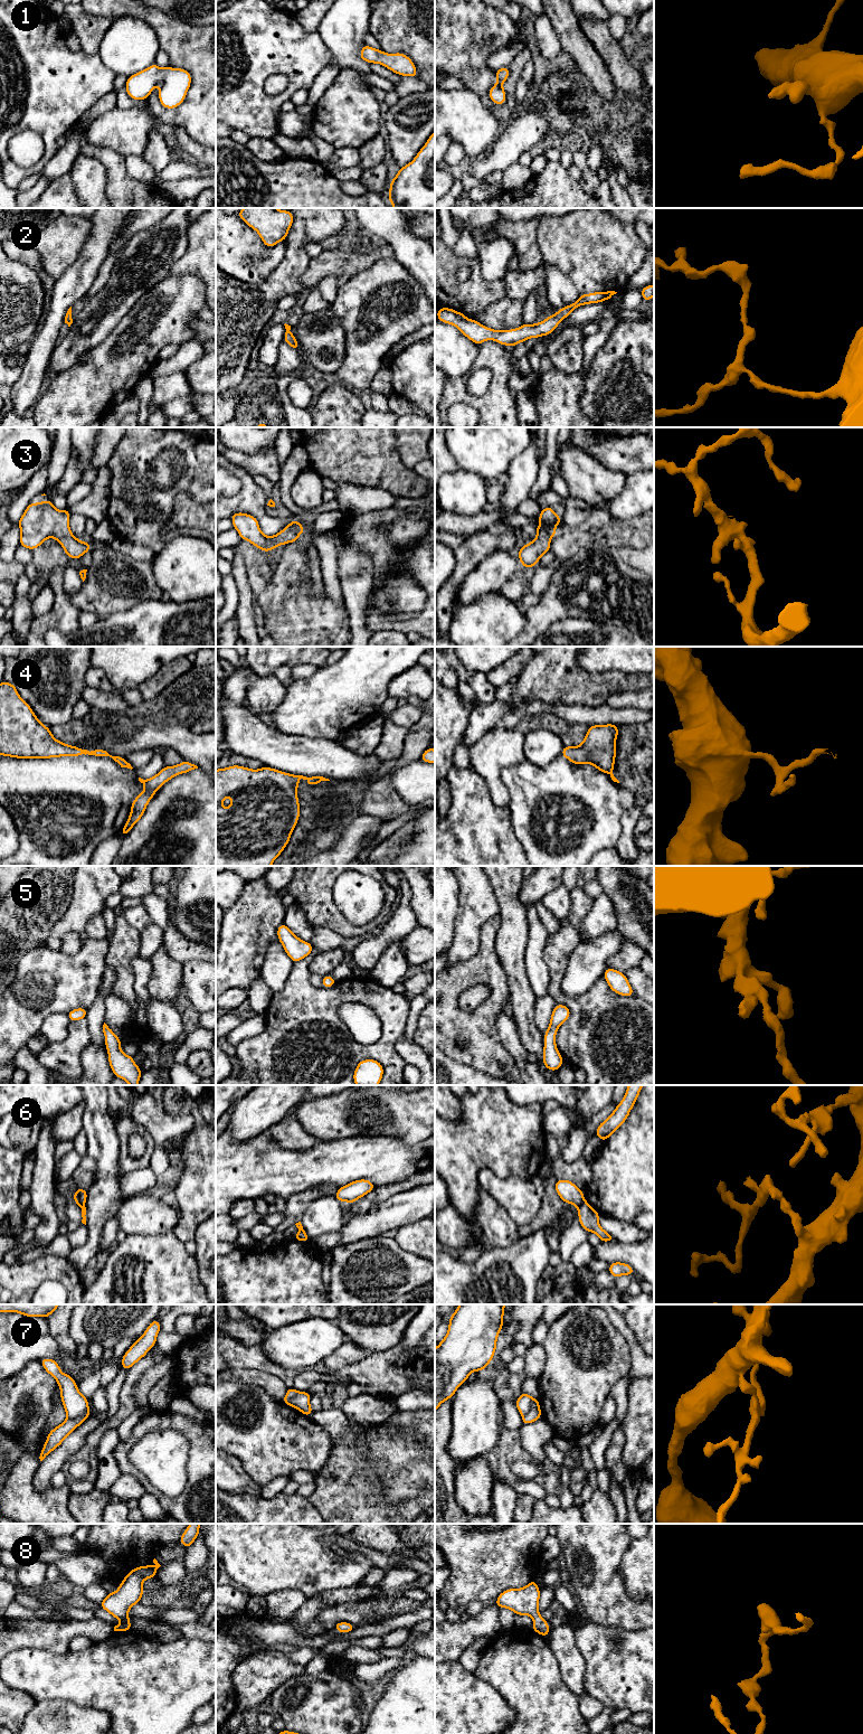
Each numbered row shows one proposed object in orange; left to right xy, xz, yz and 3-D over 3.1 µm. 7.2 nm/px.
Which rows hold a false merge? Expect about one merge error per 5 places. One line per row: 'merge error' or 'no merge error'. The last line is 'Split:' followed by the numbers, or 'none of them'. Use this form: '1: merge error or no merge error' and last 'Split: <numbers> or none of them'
1: no merge error
2: no merge error
3: no merge error
4: no merge error
5: no merge error
6: merge error
7: merge error
8: no merge error
Split: 6, 7

